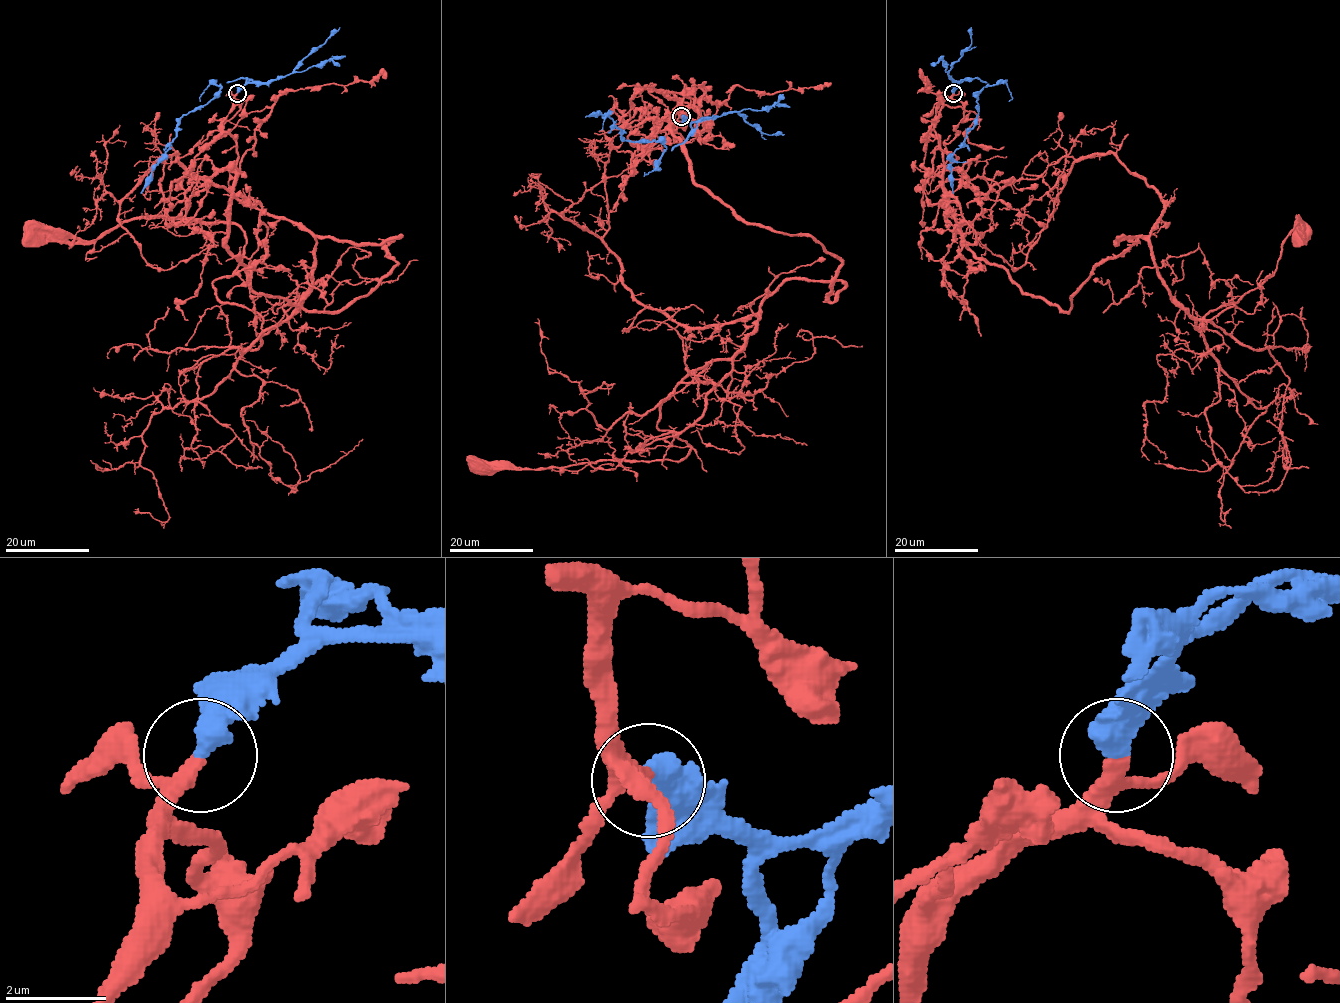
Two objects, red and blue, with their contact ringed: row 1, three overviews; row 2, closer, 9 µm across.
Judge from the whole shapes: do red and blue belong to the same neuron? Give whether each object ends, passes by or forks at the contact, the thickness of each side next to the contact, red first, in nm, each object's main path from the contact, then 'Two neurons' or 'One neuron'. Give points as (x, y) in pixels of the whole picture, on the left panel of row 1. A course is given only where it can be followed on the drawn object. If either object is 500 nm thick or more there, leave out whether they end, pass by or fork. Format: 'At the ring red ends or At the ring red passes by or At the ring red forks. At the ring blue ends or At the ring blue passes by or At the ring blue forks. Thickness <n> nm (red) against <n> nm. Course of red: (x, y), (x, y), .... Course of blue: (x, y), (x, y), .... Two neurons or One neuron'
Thickness 280 nm (red) against 550 nm. Course of red: (237, 92), (246, 282), (365, 296), (400, 236), (316, 238), (263, 329), (212, 285), (235, 224), (37, 232). Course of blue: (237, 92), (246, 78), (229, 81), (206, 104), (181, 118), (175, 137), (153, 167), (152, 180), (141, 193). One neuron

